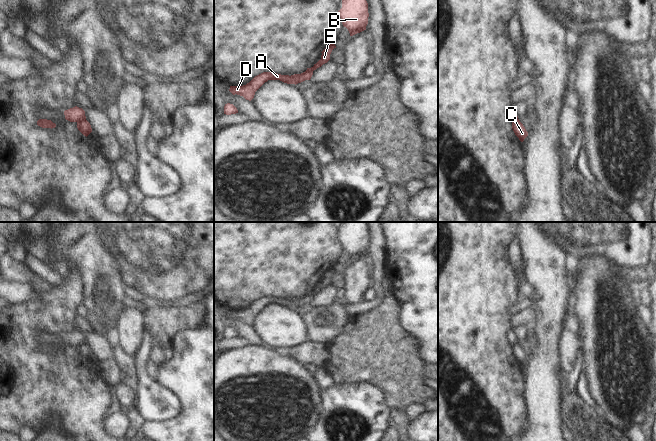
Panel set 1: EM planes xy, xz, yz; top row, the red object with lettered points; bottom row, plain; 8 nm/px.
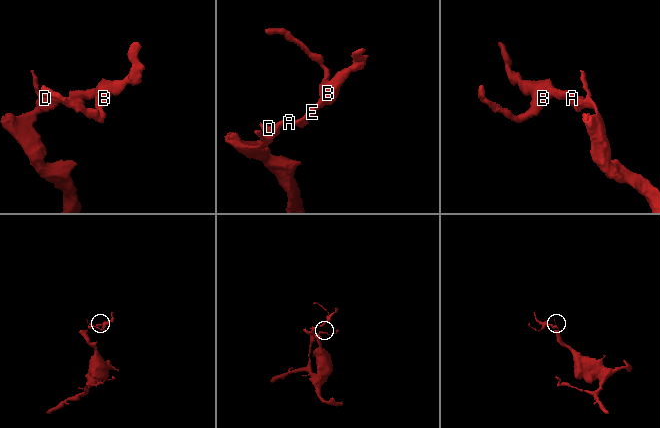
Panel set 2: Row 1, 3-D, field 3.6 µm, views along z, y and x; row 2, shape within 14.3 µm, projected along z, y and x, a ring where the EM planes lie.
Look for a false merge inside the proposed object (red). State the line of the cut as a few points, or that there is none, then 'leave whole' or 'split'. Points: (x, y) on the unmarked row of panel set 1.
cut in xy along (85, 343), (77, 346); split

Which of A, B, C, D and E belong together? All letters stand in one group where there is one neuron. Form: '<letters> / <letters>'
A C D / B E

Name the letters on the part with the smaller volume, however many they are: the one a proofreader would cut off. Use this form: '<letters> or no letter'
B, E

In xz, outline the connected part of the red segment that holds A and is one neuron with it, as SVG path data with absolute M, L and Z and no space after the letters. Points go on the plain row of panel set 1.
M306 295L299 298L296 302L291 302L289 299L281 299L275 296L263 296L255 300L249 307L243 310L230 310L229 315L235 319L243 320L246 324L251 325L254 322L255 316L268 304L280 304L287 308L298 308L305 304L310 304L313 295Z

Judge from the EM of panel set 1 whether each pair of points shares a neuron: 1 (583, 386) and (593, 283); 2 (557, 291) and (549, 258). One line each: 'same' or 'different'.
1: different
2: same

